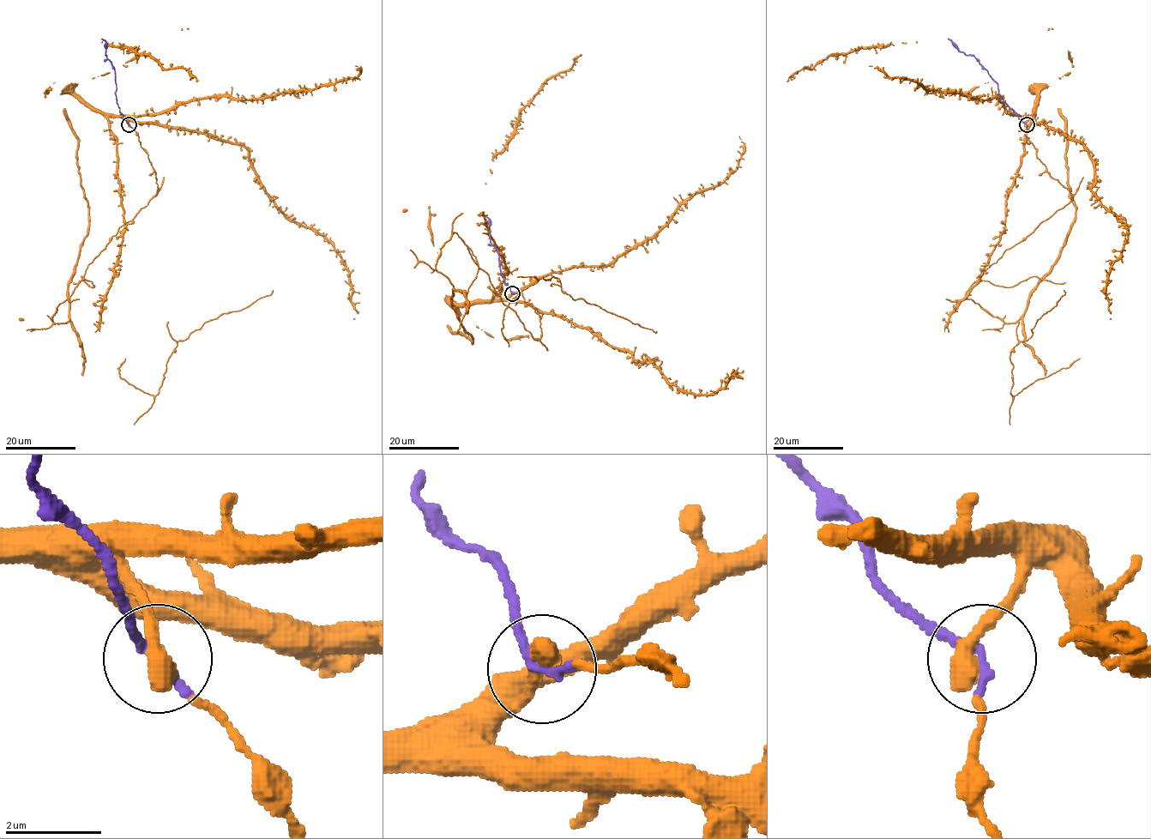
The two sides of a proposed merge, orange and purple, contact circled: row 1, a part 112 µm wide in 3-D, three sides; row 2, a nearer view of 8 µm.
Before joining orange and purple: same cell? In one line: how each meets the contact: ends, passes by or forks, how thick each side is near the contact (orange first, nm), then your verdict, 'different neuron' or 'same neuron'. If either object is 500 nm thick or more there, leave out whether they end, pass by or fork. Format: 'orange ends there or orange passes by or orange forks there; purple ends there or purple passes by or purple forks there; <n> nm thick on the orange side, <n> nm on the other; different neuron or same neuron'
orange passes by; purple ends there; 360 nm thick on the orange side, 240 nm on the other; same neuron

